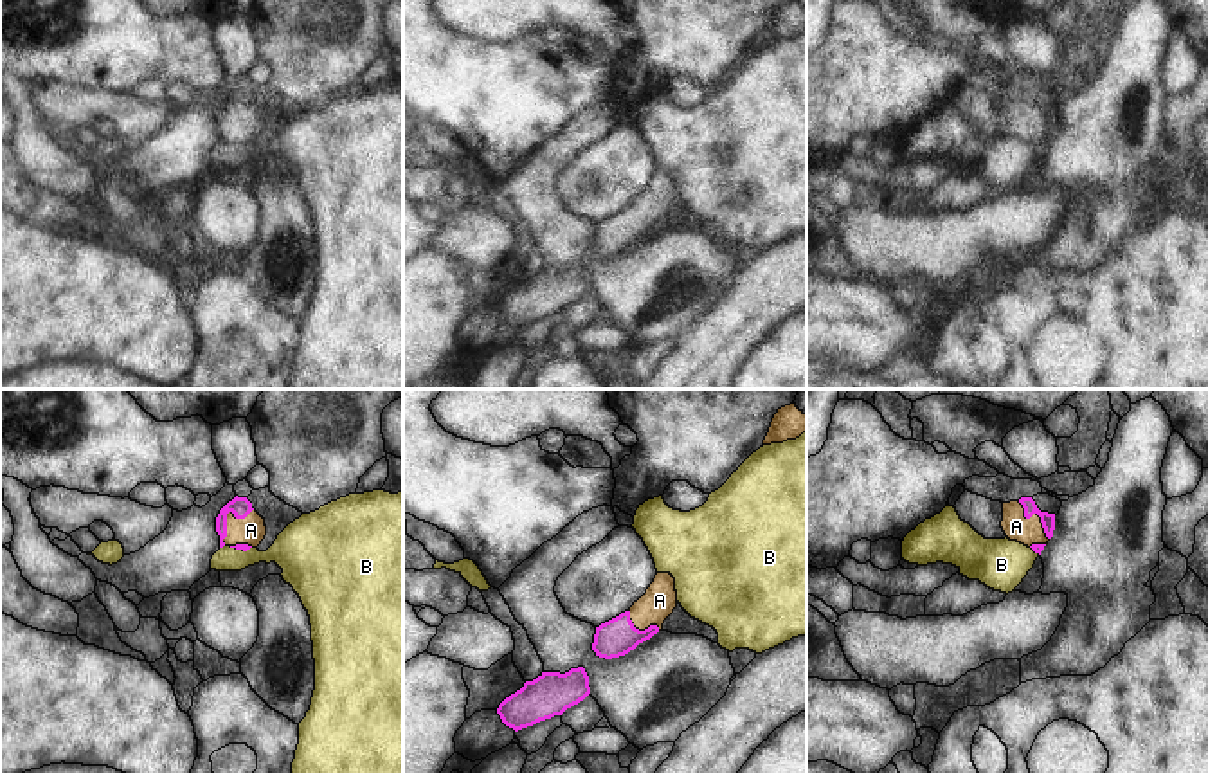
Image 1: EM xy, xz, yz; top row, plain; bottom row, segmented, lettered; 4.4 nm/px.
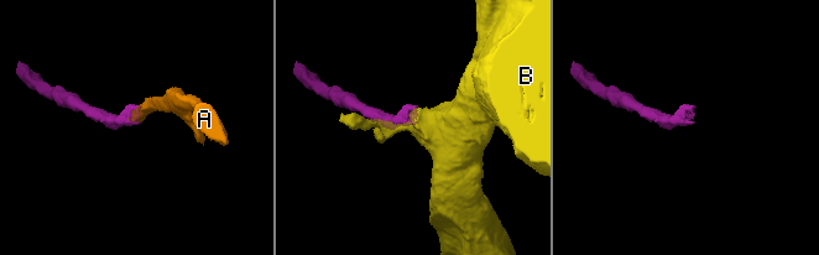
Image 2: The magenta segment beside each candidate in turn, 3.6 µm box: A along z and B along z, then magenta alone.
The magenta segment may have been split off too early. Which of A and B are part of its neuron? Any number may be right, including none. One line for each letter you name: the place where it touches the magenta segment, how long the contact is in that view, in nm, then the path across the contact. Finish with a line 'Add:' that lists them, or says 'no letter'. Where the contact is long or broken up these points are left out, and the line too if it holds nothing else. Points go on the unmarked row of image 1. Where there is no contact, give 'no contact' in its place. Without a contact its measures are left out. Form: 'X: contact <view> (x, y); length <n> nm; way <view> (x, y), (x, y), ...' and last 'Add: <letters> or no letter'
A: contact xy (225, 114); length 220 nm; way xy (240, 103), (225, 114), (251, 127)
Add: A

